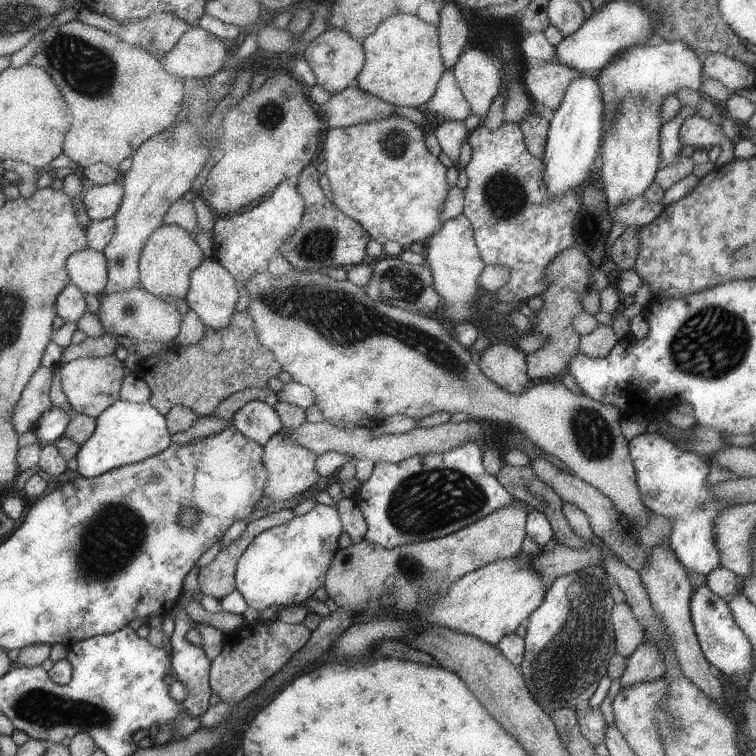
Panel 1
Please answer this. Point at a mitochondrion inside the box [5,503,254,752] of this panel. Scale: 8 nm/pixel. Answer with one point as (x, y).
(42, 708)

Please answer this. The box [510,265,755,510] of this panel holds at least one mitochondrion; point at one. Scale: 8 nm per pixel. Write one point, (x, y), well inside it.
(720, 334)

